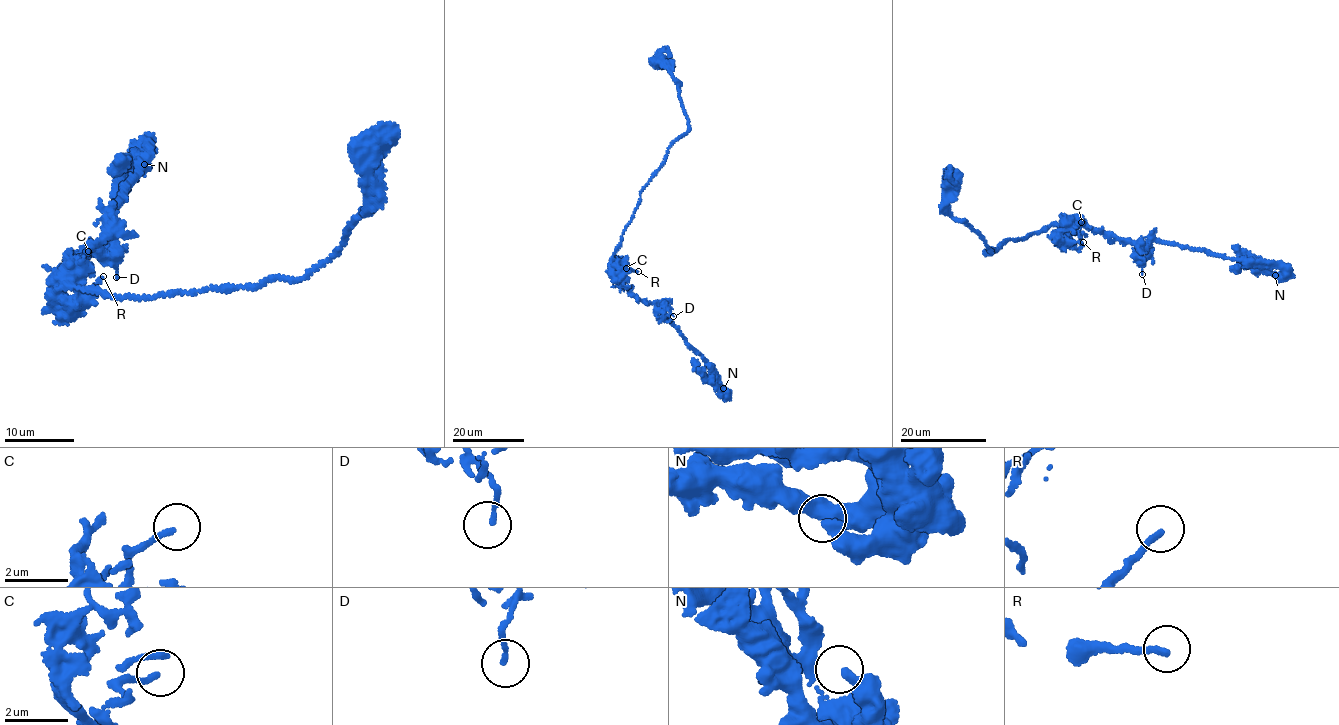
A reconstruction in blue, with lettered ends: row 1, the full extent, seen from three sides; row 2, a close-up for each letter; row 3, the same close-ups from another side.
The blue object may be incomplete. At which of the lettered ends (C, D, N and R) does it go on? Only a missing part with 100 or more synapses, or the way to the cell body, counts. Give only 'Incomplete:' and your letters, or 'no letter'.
Incomplete: no letter

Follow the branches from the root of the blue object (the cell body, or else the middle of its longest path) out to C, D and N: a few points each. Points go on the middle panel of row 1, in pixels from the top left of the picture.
C: (659, 59), (676, 82), (689, 126), (669, 146), (641, 190), (609, 267), (618, 272), (626, 268)
D: (659, 59), (676, 82), (689, 126), (643, 188), (609, 267), (613, 278), (642, 301), (673, 316)
N: (659, 59), (676, 82), (689, 126), (643, 188), (609, 267), (613, 278), (655, 304), (723, 388)

